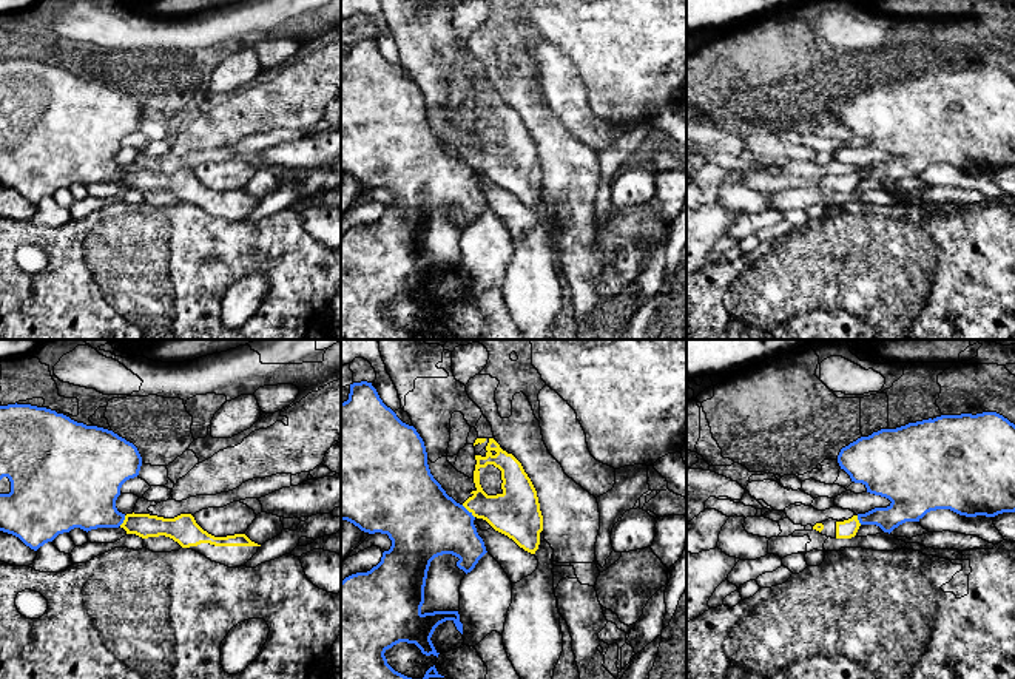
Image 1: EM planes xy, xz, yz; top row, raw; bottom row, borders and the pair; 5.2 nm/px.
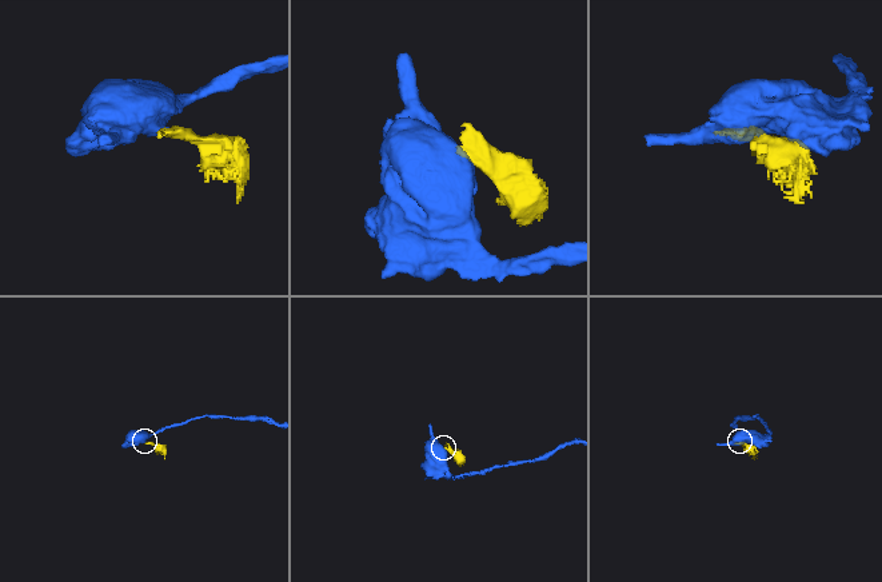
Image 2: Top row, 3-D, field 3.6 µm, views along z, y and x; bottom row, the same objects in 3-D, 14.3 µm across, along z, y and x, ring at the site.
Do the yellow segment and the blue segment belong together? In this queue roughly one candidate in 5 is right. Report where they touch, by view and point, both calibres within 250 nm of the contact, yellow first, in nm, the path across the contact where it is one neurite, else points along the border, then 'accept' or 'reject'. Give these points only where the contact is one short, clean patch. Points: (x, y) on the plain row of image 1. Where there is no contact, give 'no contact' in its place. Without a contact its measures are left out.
contact xz (468, 164); calibres 260 and 380 nm; border xz (461, 159), (474, 172); reject

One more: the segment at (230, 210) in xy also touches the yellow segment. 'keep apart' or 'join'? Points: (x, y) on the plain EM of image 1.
join

